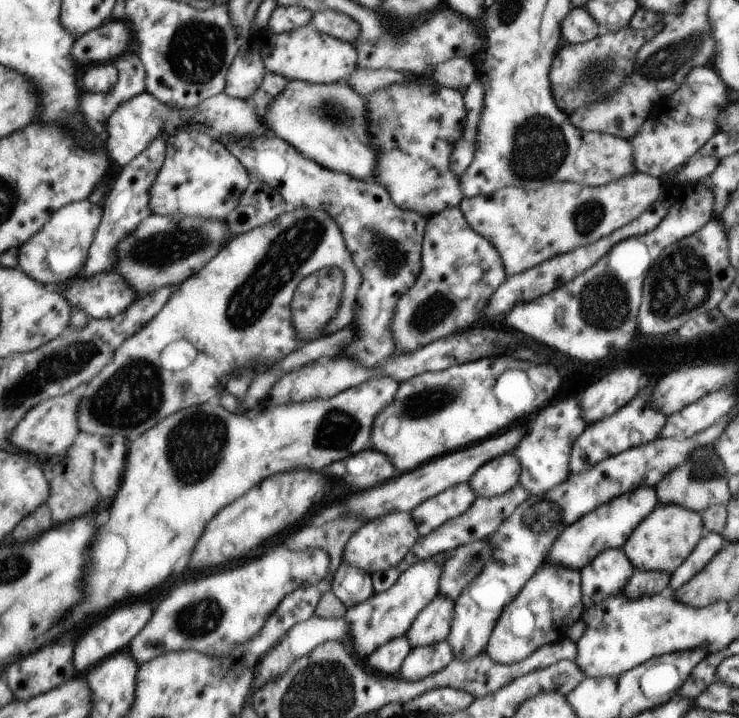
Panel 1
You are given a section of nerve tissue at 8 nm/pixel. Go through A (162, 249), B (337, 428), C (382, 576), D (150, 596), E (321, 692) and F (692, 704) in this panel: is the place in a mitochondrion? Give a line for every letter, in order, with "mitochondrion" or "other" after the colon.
A: mitochondrion
B: mitochondrion
C: other
D: other
E: mitochondrion
F: other

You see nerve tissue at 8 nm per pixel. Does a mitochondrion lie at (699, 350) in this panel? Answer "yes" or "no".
no

